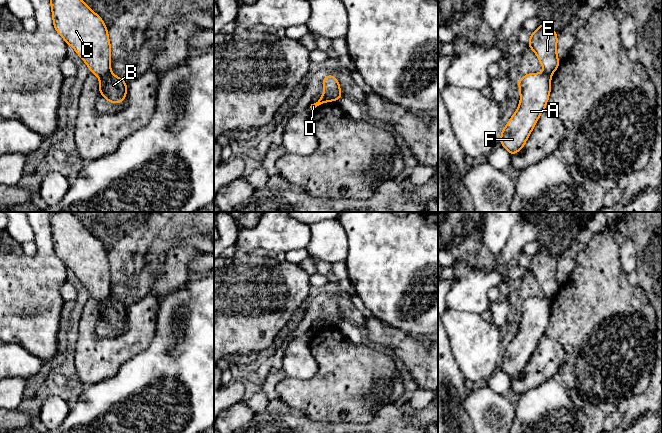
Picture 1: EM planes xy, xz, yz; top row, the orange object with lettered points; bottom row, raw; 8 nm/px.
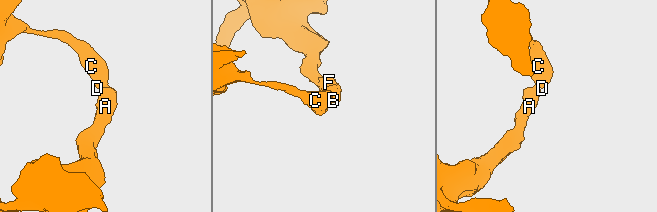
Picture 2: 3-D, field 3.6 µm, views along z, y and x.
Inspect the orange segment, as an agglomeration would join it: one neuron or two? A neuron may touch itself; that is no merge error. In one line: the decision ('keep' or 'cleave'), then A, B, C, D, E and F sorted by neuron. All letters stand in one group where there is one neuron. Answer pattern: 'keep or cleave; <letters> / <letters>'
cleave; A B F / C D E

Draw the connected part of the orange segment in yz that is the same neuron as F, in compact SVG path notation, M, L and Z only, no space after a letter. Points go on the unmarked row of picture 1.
M527 297L518 303L520 327L516 336L501 354L499 367L513 380L525 370L541 337L545 335L551 315L551 300Z

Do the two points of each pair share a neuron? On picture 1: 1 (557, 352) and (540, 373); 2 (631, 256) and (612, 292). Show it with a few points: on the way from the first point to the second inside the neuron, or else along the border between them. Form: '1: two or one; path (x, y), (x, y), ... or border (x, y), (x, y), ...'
1: one; path (552, 357), (541, 368)
2: two; border (618, 247), (621, 268), (632, 278)

